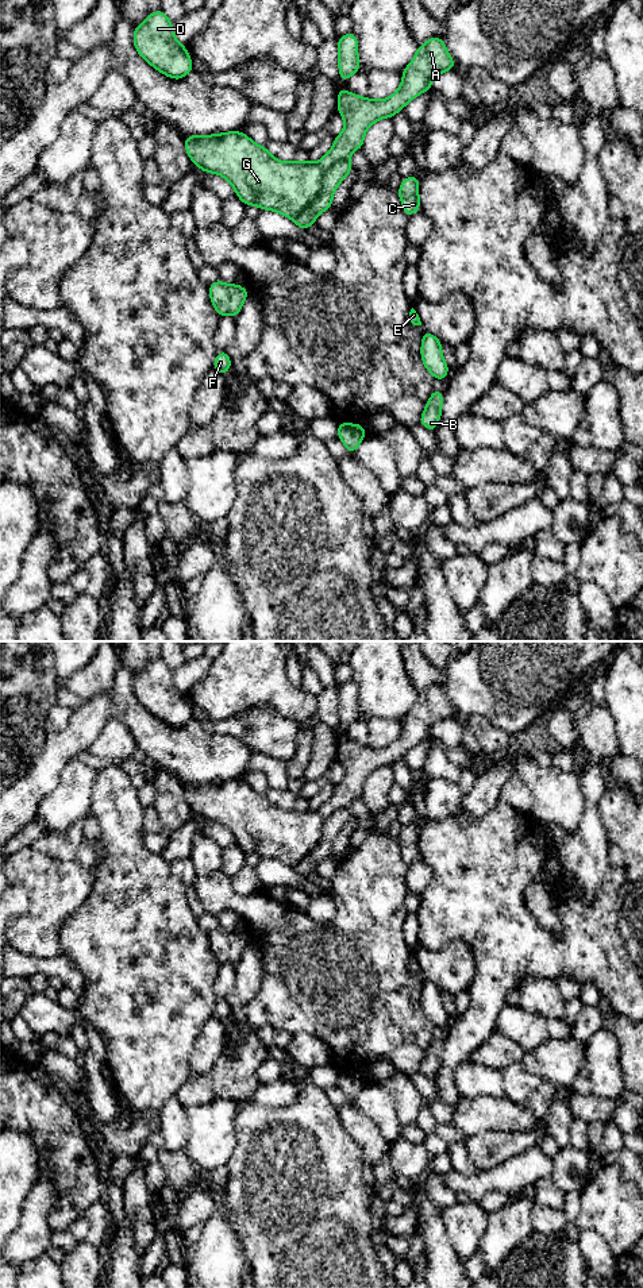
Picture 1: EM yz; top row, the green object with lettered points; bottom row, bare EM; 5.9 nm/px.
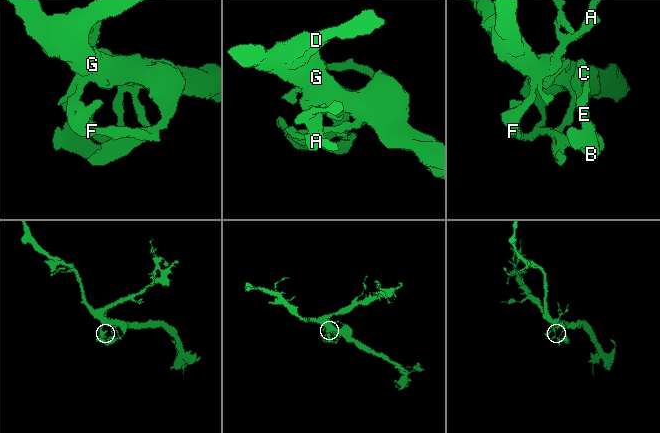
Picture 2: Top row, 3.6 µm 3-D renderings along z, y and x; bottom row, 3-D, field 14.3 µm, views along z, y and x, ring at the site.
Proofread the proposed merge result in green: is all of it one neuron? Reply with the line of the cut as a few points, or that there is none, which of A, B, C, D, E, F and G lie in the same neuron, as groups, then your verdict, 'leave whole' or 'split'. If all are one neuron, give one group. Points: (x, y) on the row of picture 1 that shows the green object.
no cut | A B C D E F G | leave whole

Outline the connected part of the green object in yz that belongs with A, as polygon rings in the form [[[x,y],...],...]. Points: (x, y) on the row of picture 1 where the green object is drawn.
[[[432,36],[419,46],[403,70],[398,90],[388,99],[370,100],[338,88],[338,112],[344,119],[344,130],[316,163],[280,162],[240,131],[189,135],[184,138],[185,150],[204,173],[224,177],[245,205],[276,211],[307,231],[319,213],[331,209],[334,192],[353,173],[349,158],[362,149],[367,128],[380,119],[393,117],[412,99],[431,90],[436,76],[455,66],[443,39]]]

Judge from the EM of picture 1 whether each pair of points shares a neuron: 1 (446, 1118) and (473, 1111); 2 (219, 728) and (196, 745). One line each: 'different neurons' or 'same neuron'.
1: different neurons
2: different neurons

